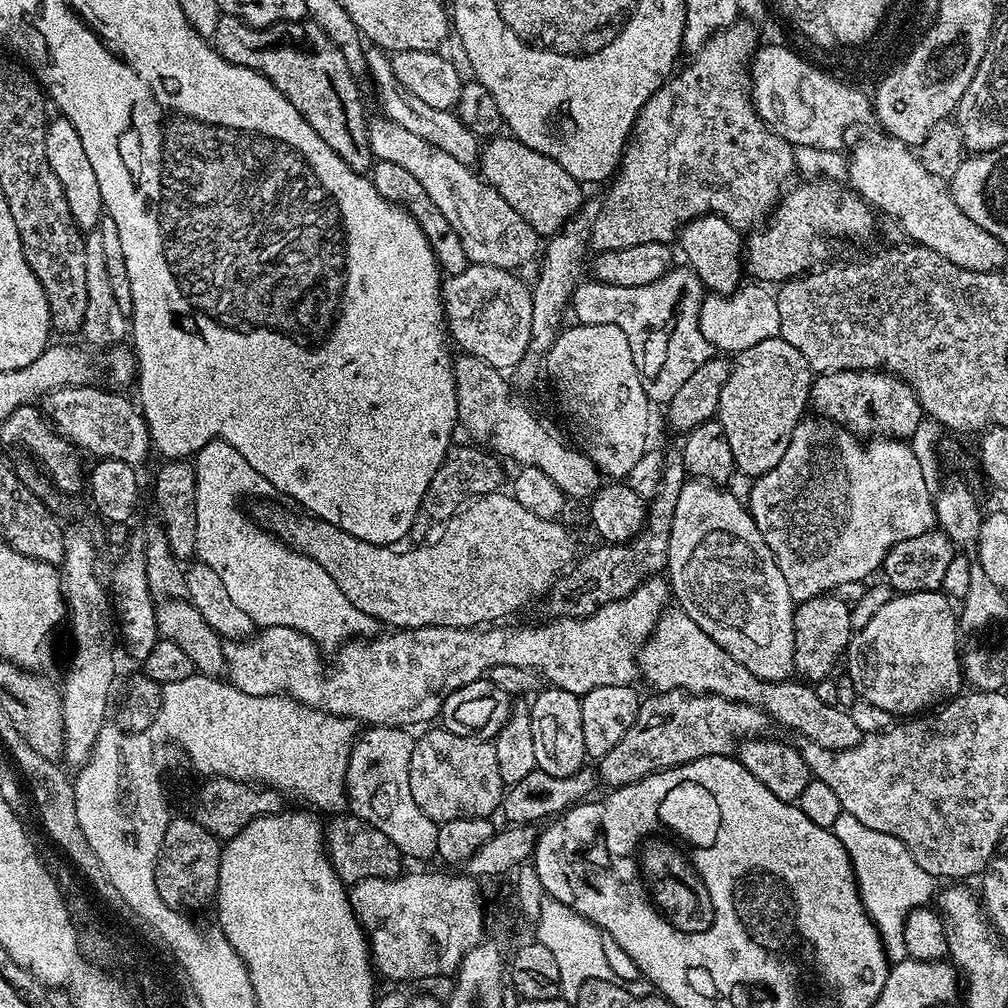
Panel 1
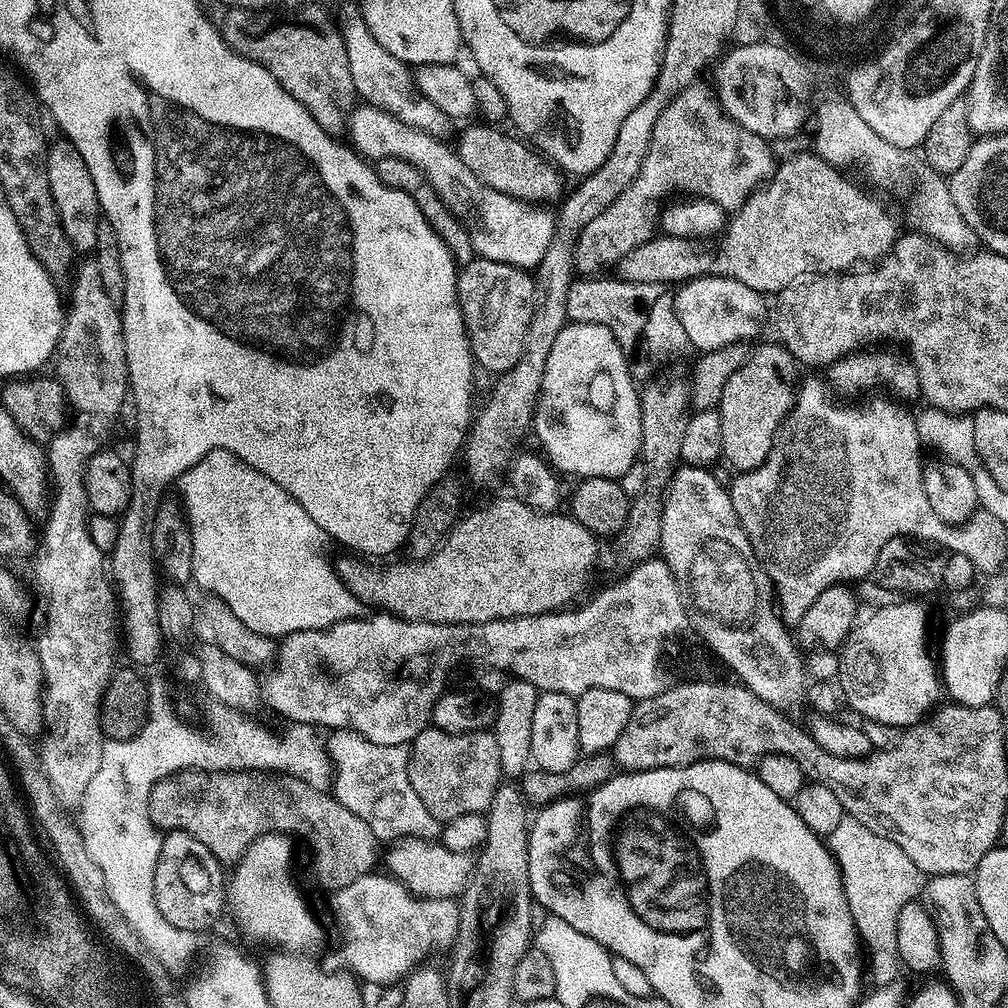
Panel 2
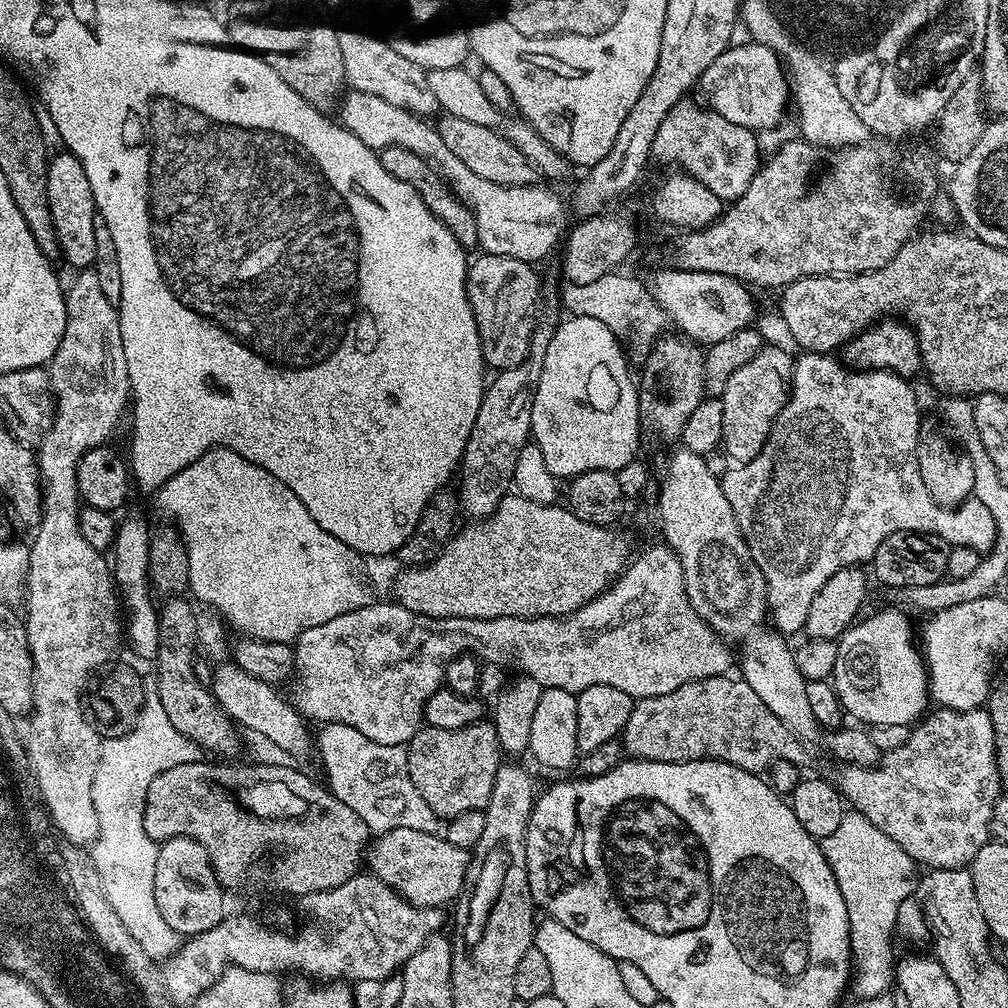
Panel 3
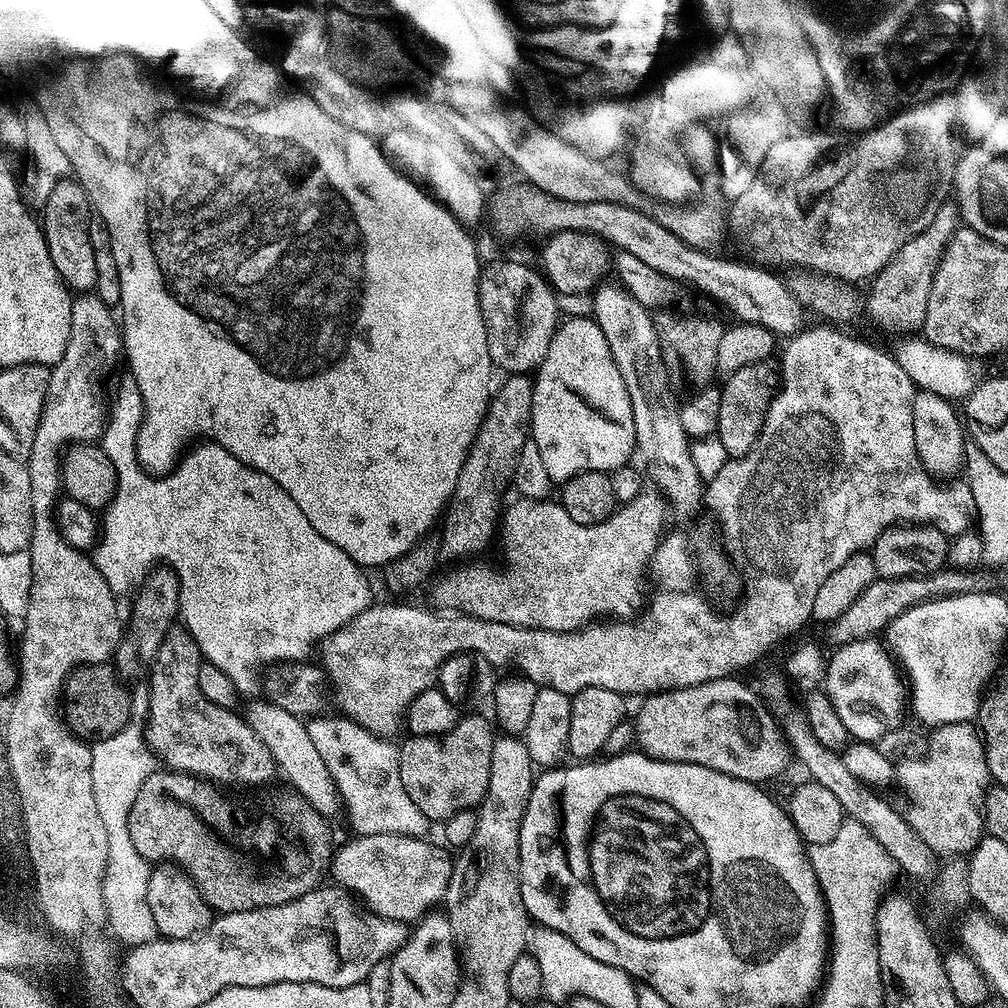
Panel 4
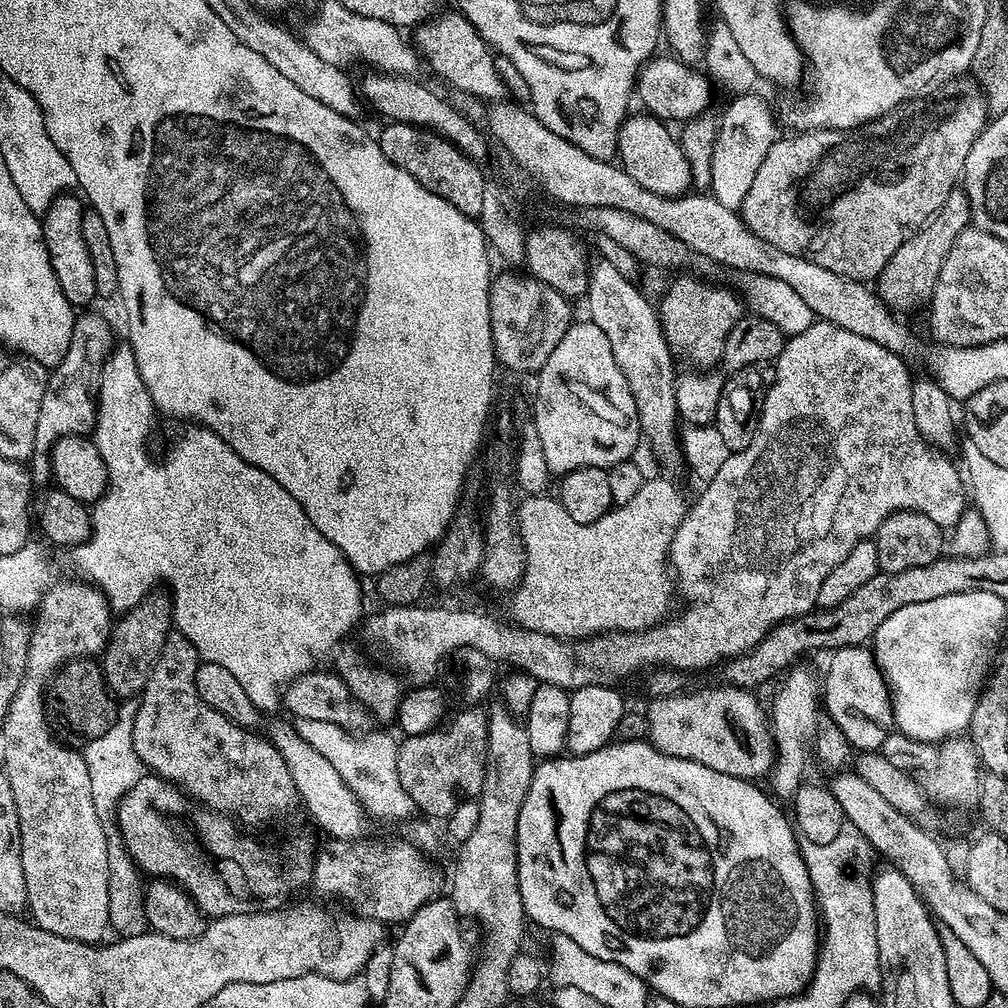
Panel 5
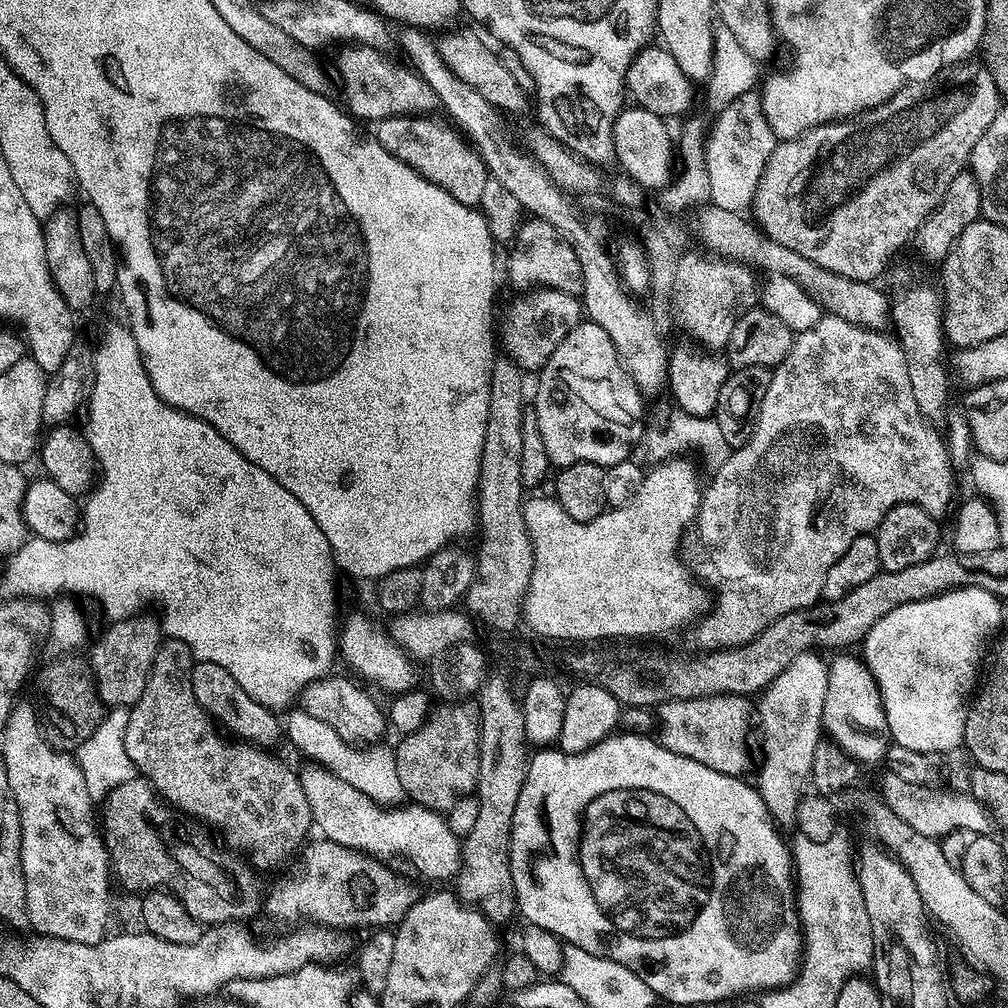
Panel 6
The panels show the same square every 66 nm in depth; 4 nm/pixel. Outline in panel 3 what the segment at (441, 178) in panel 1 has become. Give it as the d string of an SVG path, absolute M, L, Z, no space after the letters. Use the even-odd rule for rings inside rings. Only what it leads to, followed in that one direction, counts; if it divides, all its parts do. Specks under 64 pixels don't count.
M349 91L339 101L339 112L338 120L342 127L368 148L379 150L402 146L427 160L432 171L441 176L448 189L474 214L478 245L487 255L505 256L535 265L536 260L551 254L552 247L559 240L561 243L569 227L569 213L565 201L564 204L560 201L558 193L529 184L502 186L498 182L486 182L486 178L478 178L478 174L474 174L474 170L470 170L470 166L466 166L466 162L462 162L462 158L450 150L450 146L446 146L435 123L398 106L390 106L390 102L382 102L382 98L374 94Z

